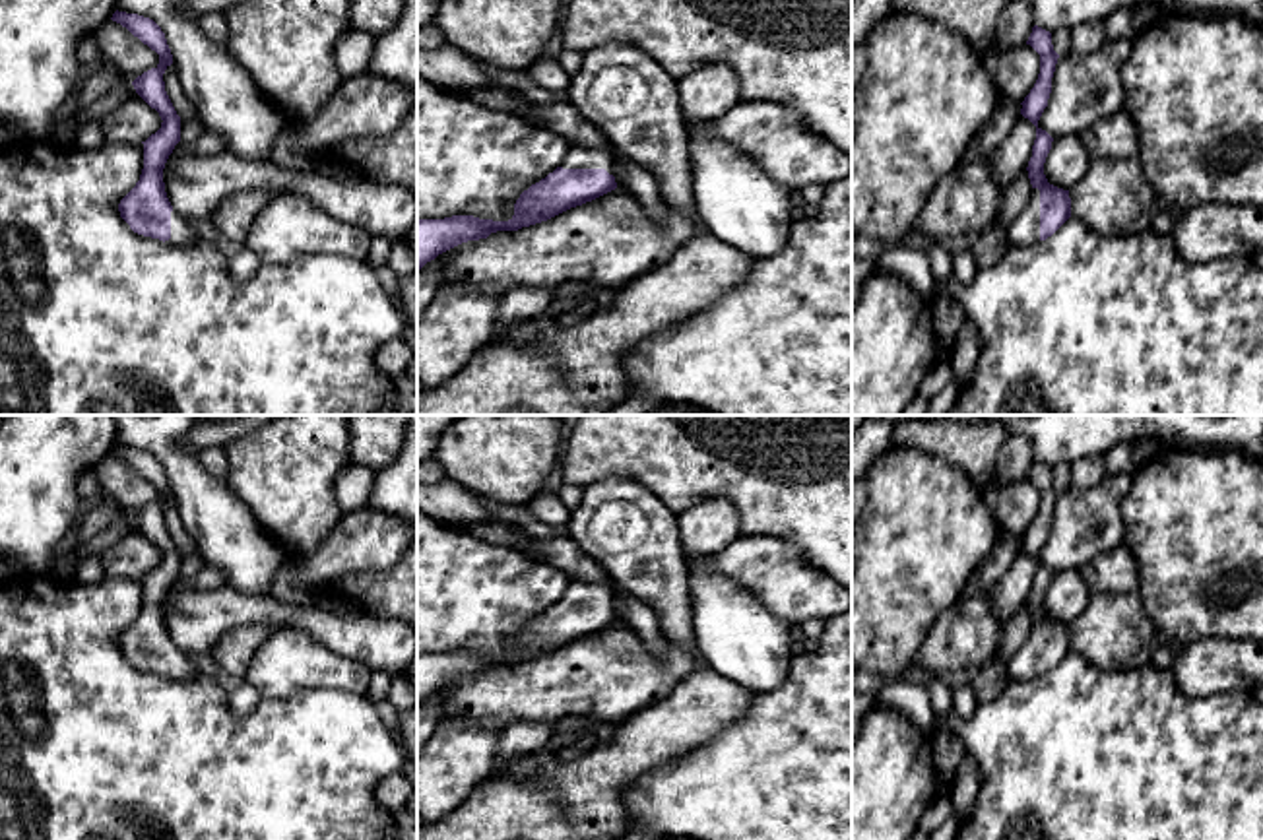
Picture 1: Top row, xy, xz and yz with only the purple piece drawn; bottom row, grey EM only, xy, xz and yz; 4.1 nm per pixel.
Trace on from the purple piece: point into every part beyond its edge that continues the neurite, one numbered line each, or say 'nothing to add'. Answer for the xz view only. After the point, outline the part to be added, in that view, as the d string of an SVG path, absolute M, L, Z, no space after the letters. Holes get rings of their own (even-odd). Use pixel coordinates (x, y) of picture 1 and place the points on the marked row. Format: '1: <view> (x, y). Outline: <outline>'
1: xz (579, 158). Outline: M572 145L561 163L563 169L605 169L613 175L619 155L615 149Z

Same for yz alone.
1: yz (1025, 229). Outline: M1032 188L1032 196L1024 210L1007 229L1009 244L1026 246L1040 242L1040 190Z

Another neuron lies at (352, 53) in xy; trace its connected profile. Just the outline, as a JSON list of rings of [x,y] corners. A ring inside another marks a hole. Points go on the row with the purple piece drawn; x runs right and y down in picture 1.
[[[349,27],[334,47],[334,58],[343,78],[367,72],[376,35]]]

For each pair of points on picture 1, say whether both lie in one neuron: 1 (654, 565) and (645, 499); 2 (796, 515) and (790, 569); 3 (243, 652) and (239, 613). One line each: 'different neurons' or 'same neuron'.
1: same neuron
2: different neurons
3: different neurons

